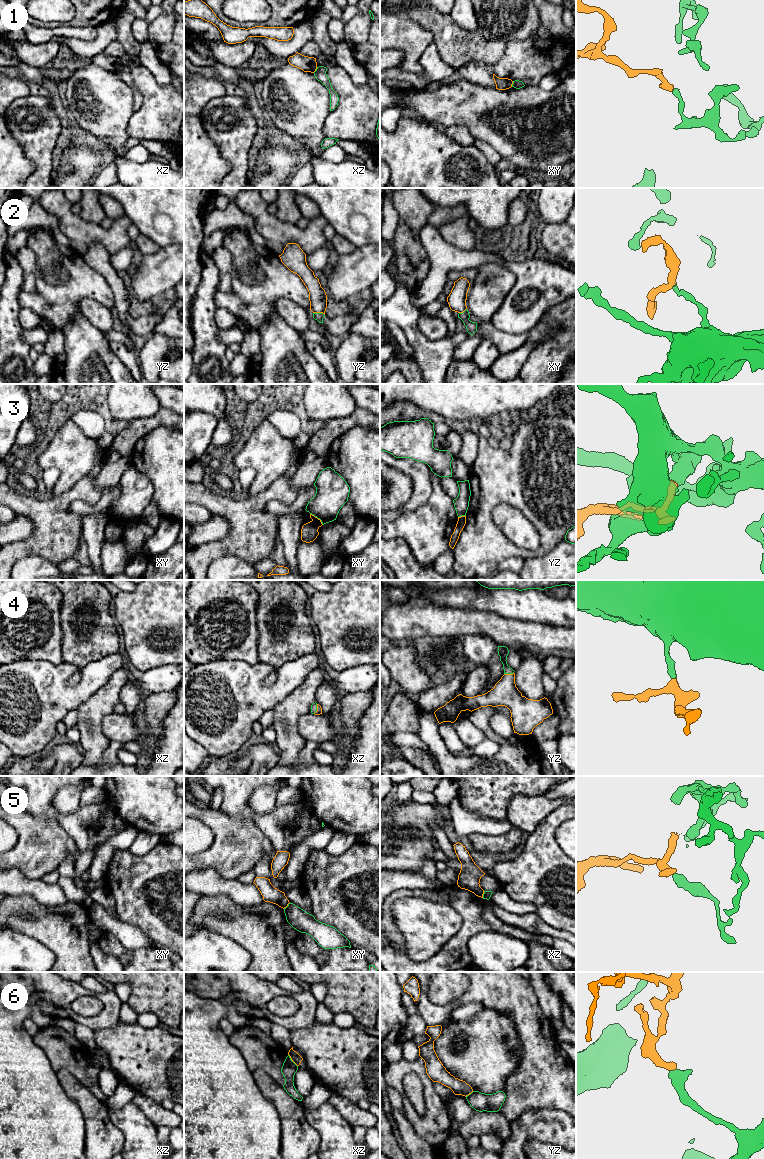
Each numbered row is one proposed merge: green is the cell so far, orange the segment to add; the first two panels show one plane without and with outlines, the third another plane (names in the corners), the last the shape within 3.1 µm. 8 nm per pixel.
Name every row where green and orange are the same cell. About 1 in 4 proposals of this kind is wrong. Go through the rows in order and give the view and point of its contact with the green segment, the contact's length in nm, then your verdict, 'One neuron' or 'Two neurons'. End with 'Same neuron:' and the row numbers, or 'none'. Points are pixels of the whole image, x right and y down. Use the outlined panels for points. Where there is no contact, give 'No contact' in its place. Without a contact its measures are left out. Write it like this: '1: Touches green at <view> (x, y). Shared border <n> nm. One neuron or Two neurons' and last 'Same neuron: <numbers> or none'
1: Touches green at xz (316, 70). Shared border 60 nm. Two neurons
2: Touches green at yz (319, 313). Shared border 100 nm. One neuron
3: Touches green at xy (317, 517). Shared border 140 nm. One neuron
4: Touches green at yz (508, 673). Shared border 80 nm. One neuron
5: Touches green at xy (287, 906). Shared border 80 nm. Two neurons
6: Touches green at xz (291, 1060). Shared border 130 nm. Two neurons
Same neuron: 2, 3, 4

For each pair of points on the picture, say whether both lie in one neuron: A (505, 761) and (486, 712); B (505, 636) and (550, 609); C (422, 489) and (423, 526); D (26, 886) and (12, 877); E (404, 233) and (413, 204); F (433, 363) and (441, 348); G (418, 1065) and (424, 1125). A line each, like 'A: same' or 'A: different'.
A: same
B: different
C: different
D: same
E: same
F: same
G: same

